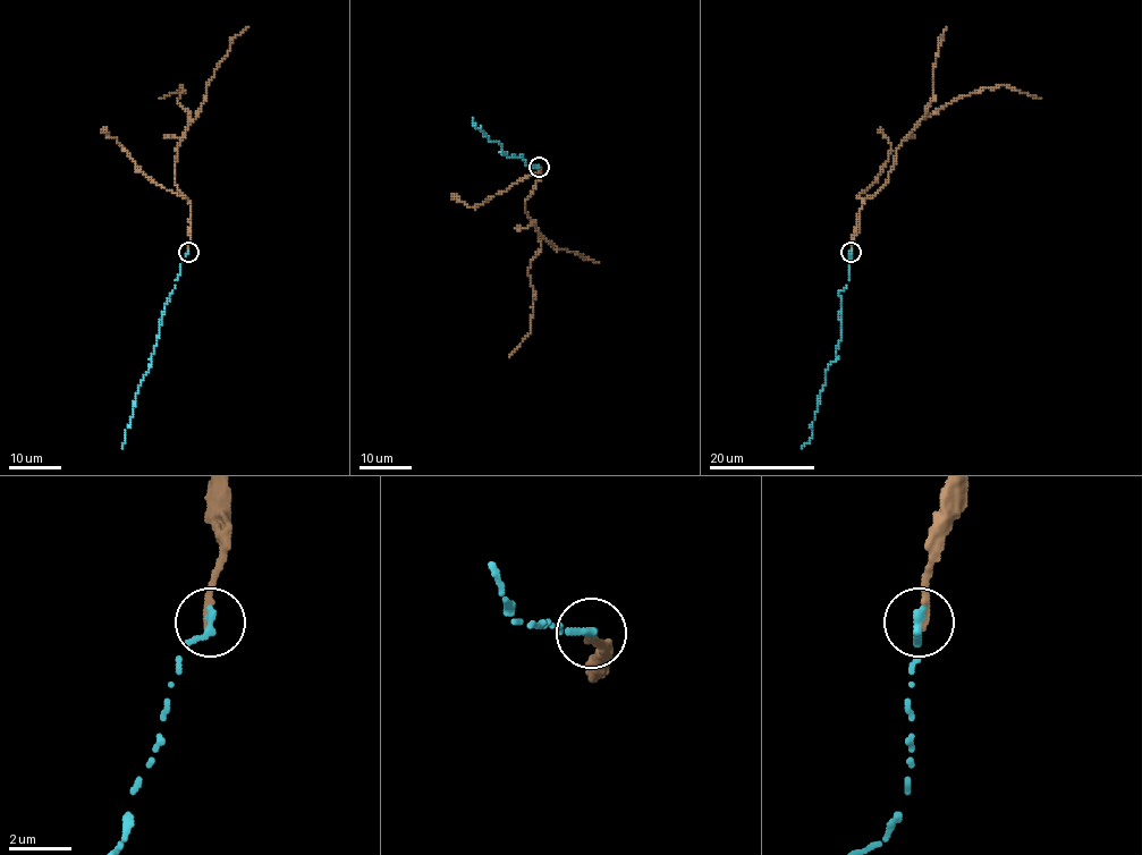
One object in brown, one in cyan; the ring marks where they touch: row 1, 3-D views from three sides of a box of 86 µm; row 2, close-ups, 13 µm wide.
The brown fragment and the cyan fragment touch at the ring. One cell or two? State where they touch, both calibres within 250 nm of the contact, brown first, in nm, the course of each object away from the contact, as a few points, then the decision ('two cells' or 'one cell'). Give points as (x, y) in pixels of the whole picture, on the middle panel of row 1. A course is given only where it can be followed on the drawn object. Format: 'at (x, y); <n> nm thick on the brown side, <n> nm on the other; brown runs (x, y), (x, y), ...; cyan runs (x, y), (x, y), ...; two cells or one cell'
at (539, 167); 220 nm thick on the brown side, 320 nm on the other; brown runs (539, 167), (540, 179), (524, 205), (540, 238), (540, 250), (529, 268), (534, 290), (530, 332), (508, 357); cyan runs (539, 167), (529, 166), (521, 155), (510, 158), (501, 152), (498, 142), (490, 142), (474, 128), (472, 118); two cells

